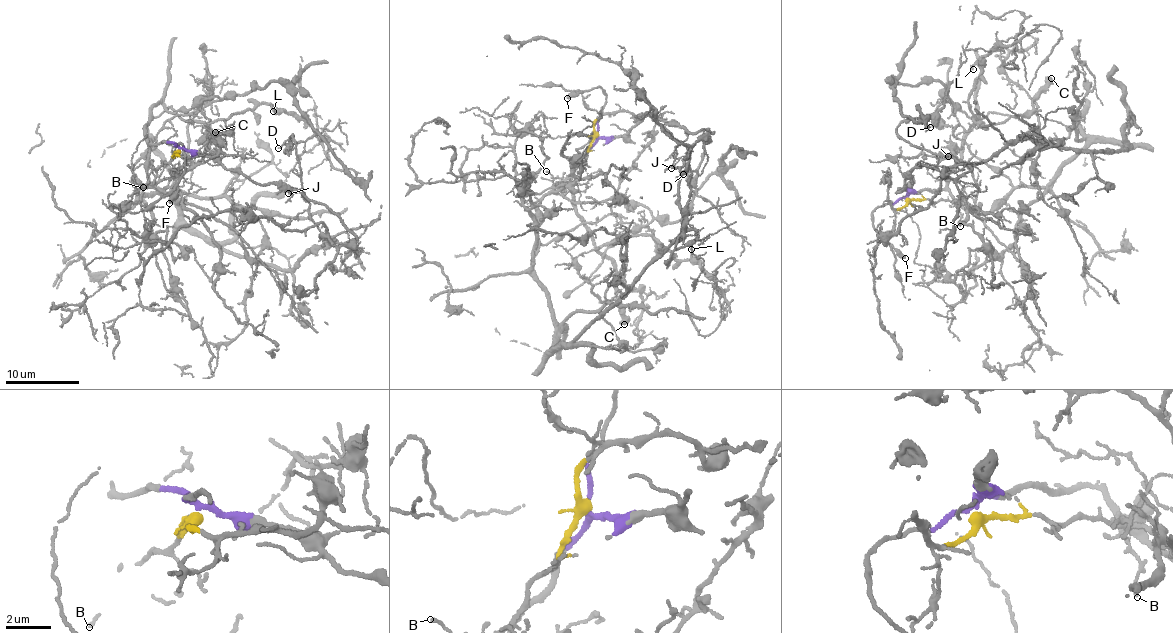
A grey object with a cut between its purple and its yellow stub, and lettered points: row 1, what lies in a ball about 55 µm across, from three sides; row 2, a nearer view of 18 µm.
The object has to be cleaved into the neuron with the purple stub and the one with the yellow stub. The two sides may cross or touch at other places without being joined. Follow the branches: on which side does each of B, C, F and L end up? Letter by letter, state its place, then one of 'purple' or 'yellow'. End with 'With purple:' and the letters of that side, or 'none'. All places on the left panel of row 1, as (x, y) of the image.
B: place (143, 187); yellow
C: place (215, 132); purple
F: place (169, 203); purple
L: place (273, 111); purple
With purple: C, F, L

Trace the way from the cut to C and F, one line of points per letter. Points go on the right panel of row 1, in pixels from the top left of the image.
C: (907, 196), (946, 186), (949, 168), (979, 123), (974, 119), (988, 125), (1030, 111), (1032, 100), (1052, 77)
F: (907, 196), (872, 212), (873, 229), (904, 257)

